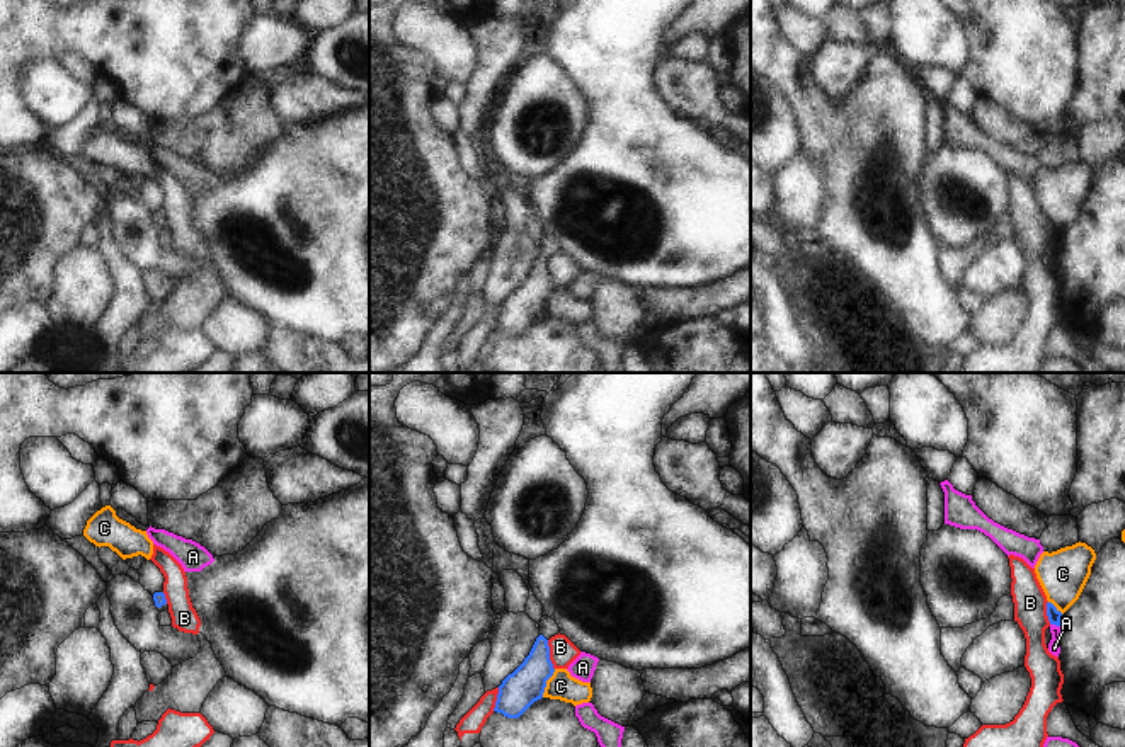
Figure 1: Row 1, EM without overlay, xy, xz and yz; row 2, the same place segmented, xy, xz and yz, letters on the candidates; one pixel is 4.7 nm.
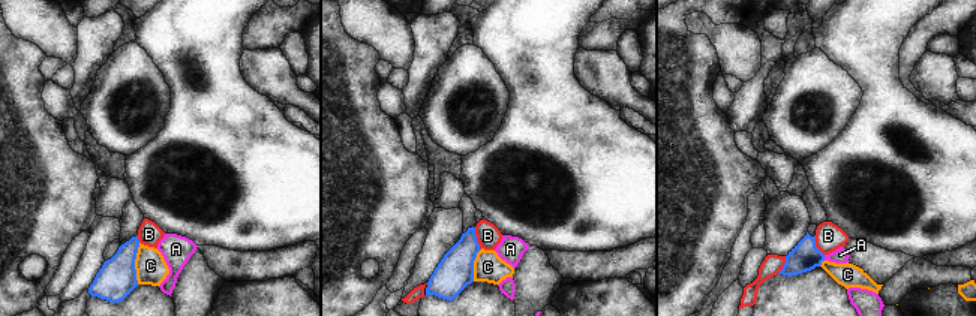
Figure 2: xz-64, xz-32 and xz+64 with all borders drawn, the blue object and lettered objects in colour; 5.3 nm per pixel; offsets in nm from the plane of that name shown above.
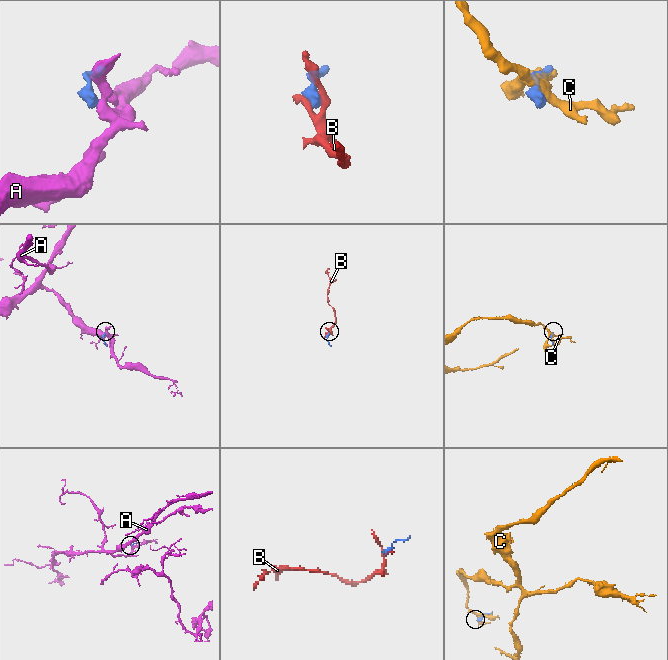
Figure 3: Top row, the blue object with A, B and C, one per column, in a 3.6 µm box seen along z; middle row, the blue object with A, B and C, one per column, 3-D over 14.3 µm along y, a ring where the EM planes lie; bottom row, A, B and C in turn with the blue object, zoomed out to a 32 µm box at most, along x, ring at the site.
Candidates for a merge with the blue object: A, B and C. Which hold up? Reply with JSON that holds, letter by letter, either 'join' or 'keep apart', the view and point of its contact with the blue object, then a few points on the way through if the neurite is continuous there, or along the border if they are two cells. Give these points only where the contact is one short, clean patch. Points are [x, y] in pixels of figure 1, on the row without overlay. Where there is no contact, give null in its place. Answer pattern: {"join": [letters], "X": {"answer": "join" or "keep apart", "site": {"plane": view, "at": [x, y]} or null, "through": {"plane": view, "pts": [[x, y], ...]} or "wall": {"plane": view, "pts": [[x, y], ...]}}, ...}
{"join": [], "A": {"answer": "keep apart", "site": {"plane": "yz", "at": [1056, 244]}, "wall": {"plane": "yz", "pts": [[1050, 242], [1059, 245]]}}, "B": {"answer": "keep apart", "site": {"plane": "xz", "at": [548, 274]}}, "C": {"answer": "keep apart", "site": {"plane": "xz", "at": [545, 302]}}}

